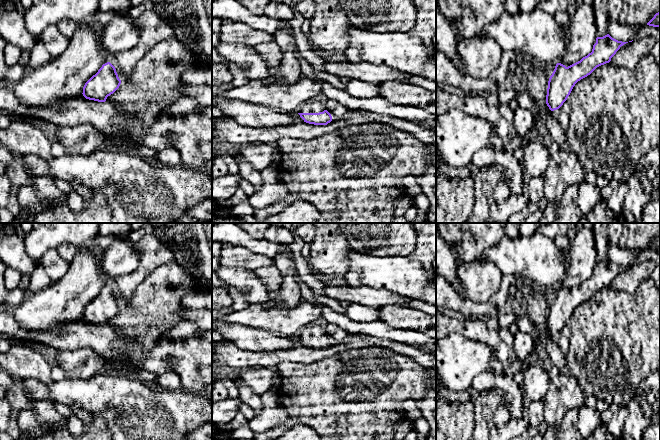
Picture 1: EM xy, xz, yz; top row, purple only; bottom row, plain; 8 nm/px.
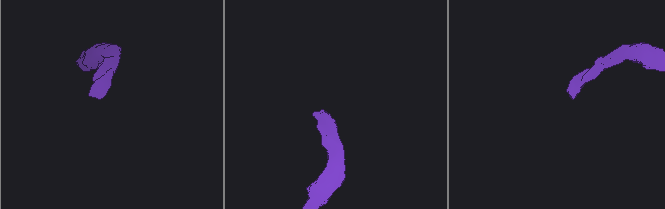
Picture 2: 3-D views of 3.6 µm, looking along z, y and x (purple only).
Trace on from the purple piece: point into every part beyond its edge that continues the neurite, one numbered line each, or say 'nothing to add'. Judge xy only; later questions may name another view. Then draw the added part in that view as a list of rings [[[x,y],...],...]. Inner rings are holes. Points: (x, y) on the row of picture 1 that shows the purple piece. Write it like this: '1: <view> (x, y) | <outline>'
nothing to add

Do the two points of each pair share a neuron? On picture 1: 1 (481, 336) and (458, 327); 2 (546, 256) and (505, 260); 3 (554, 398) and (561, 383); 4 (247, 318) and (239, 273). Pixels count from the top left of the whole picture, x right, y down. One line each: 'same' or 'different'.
1: same
2: same
3: same
4: different

